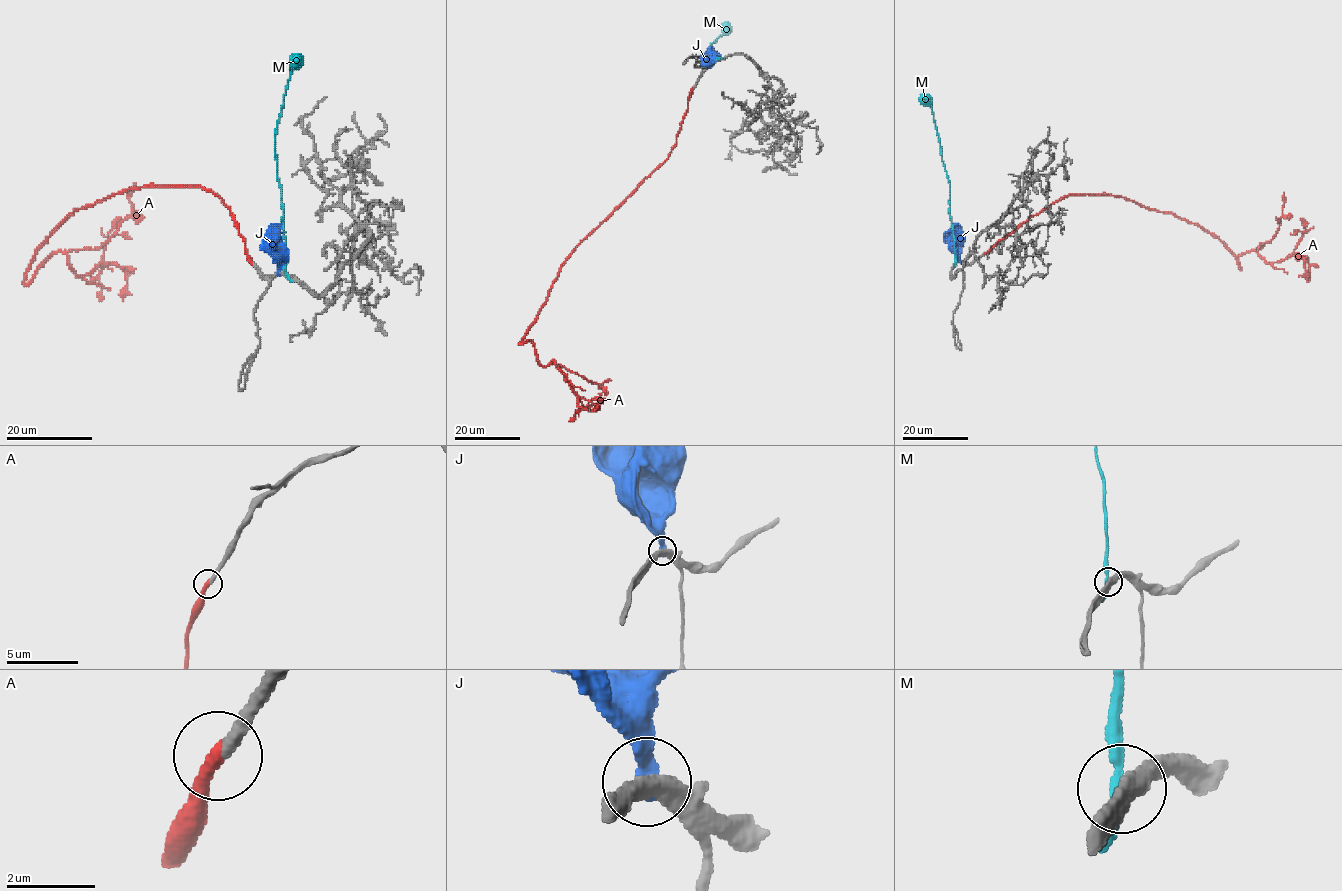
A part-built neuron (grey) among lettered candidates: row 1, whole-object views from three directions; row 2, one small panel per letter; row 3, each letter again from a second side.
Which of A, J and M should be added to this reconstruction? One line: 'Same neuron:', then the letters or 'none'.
Same neuron: A

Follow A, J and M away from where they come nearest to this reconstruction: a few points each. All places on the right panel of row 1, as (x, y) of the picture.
A: (985, 253), (1065, 196), (1120, 196), (1212, 233), (1241, 269), (1261, 245), (1268, 262), (1298, 253), (1307, 282)
J: (959, 260), (960, 227), (955, 223)
M: (956, 262), (949, 183), (931, 108), (922, 99), (922, 94)

